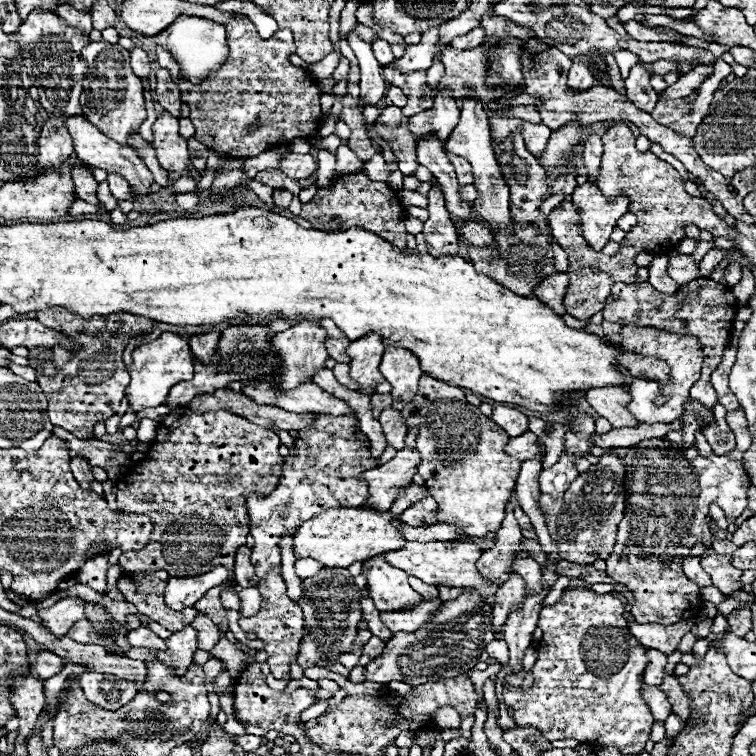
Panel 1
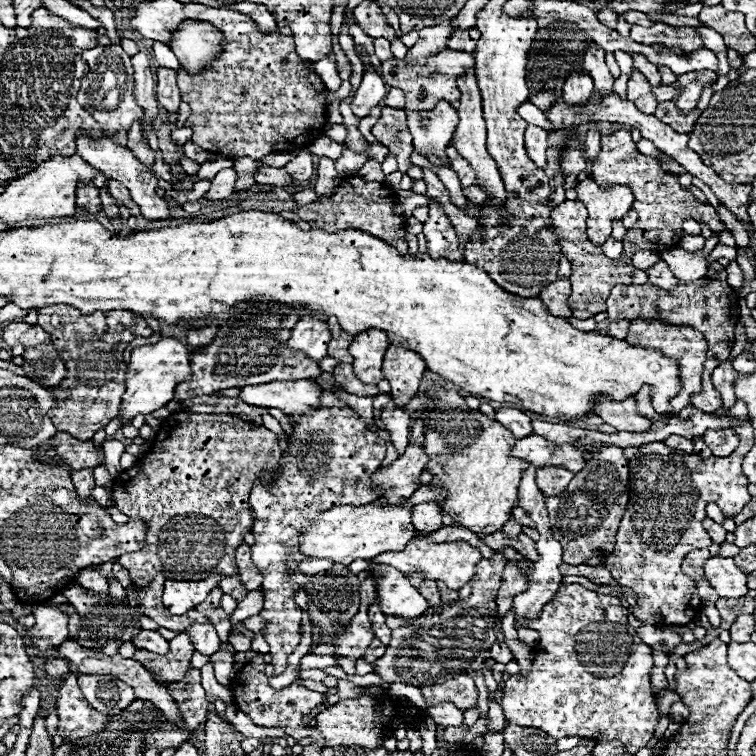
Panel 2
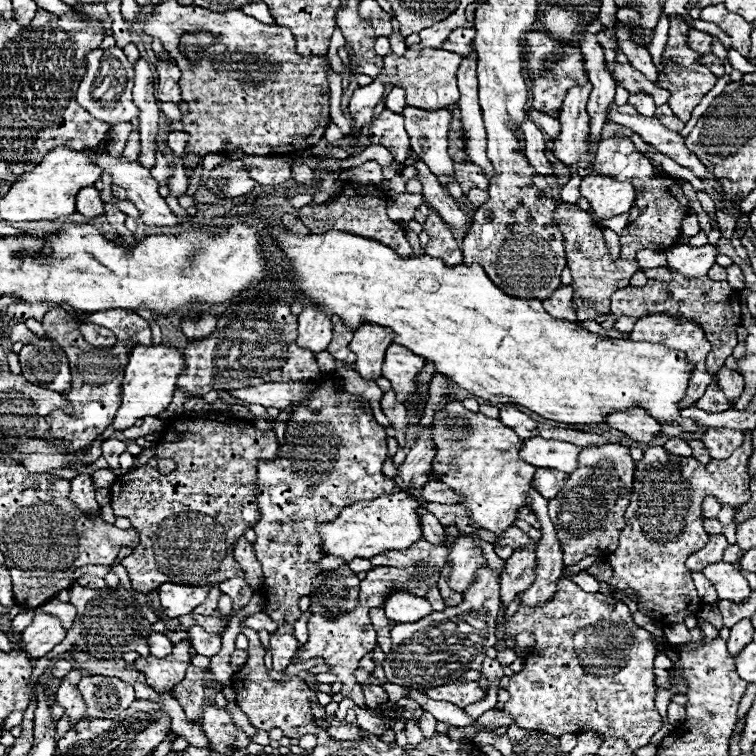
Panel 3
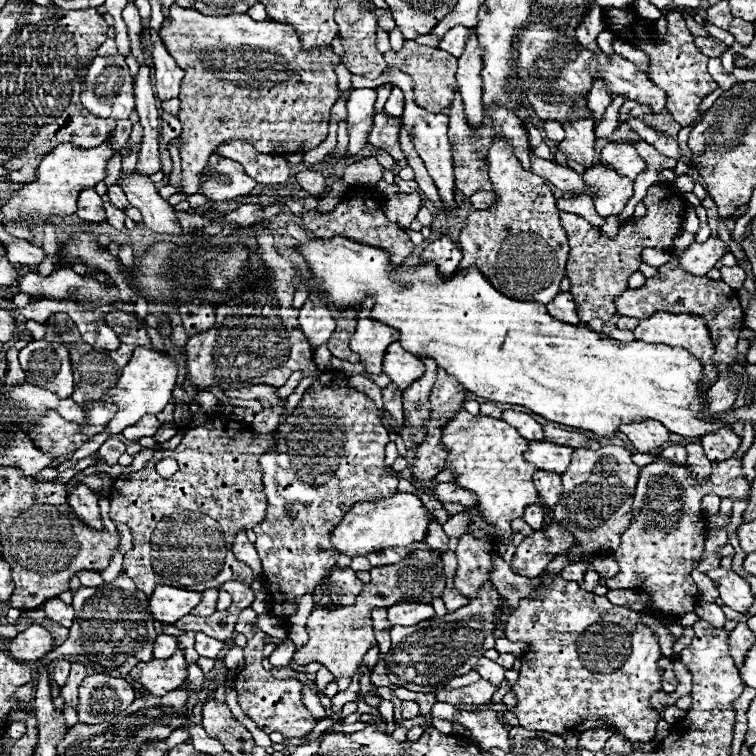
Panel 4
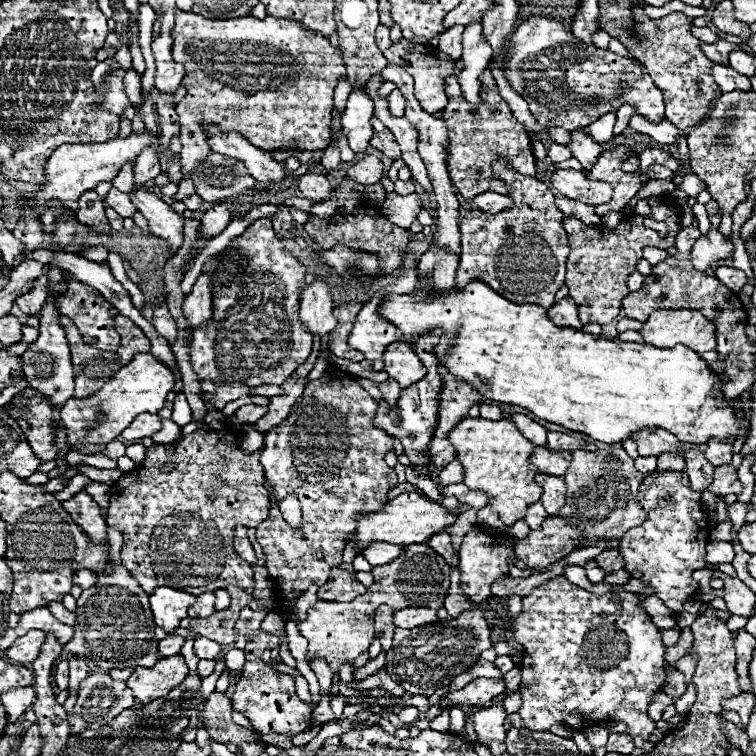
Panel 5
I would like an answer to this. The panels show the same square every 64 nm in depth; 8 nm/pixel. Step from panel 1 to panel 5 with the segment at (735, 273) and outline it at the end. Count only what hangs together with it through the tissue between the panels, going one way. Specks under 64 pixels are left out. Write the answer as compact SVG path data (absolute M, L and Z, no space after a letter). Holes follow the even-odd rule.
M718 266L716 278L720 278L720 282L724 282L734 292L740 292L740 288L746 284L746 274L742 270L730 268L730 266Z

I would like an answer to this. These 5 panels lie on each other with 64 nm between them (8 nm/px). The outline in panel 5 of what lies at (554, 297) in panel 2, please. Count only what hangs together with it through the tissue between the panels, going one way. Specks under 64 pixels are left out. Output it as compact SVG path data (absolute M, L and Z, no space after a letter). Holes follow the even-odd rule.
M566 296L560 302L556 302L554 306L550 306L548 308L548 316L552 318L554 324L582 328L580 320L578 320L578 308L576 308L576 304L574 304L574 300L570 296Z

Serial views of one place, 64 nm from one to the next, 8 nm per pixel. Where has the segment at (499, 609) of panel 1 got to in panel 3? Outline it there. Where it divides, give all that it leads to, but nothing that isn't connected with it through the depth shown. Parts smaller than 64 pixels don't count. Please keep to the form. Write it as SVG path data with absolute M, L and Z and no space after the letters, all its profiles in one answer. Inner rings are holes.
M532 540L526 548L516 550L508 560L500 576L500 600L502 608L508 608L510 602L516 598L518 592L532 586L534 580L534 566L536 566L536 540Z

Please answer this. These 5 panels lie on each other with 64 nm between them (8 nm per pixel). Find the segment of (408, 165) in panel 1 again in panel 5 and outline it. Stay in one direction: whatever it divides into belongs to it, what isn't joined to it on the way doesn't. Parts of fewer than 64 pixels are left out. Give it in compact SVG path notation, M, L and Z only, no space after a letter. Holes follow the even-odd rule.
M372 118L372 126L374 126L374 136L370 138L370 146L378 148L380 152L390 156L392 160L398 160L400 158L400 146L396 144L394 134L378 118Z

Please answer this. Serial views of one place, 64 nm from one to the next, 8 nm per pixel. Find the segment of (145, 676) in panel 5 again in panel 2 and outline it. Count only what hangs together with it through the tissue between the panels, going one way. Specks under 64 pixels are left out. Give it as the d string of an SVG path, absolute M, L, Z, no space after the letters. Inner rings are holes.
M180 632L170 640L170 652L158 655L144 649L137 649L133 659L144 664L152 674L154 680L160 684L180 682L190 668L190 658L194 654L194 644L190 642L188 632Z

